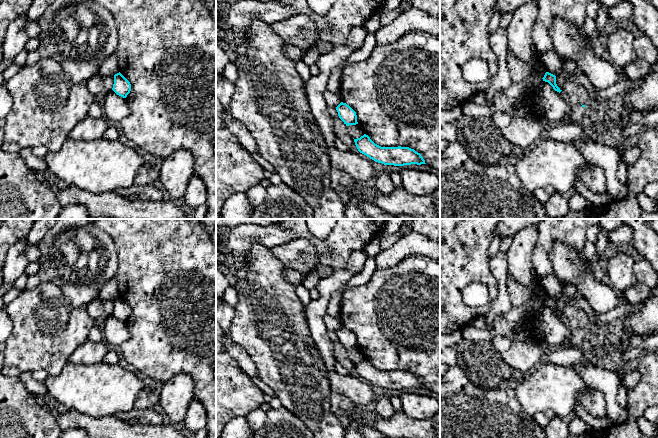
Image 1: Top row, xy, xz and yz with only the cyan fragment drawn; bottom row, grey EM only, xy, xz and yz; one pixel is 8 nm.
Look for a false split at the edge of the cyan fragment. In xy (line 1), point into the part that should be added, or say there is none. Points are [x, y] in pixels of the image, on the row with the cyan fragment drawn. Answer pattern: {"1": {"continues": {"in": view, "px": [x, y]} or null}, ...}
{"1": {"continues": null}}

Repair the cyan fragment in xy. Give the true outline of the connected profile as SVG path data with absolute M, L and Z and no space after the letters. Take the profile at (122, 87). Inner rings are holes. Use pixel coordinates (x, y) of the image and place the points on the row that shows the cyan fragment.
M119 72L114 75L112 90L119 96L126 98L131 91L130 82Z

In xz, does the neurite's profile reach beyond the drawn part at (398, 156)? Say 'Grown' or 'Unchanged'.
Unchanged

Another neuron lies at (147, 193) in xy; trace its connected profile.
M133 184L129 188L115 190L114 193L127 198L132 195L137 195L139 199L144 201L162 201L167 198L165 192L152 185L137 186Z

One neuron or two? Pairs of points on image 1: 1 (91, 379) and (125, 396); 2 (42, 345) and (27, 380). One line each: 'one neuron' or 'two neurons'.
1: one neuron
2: two neurons

